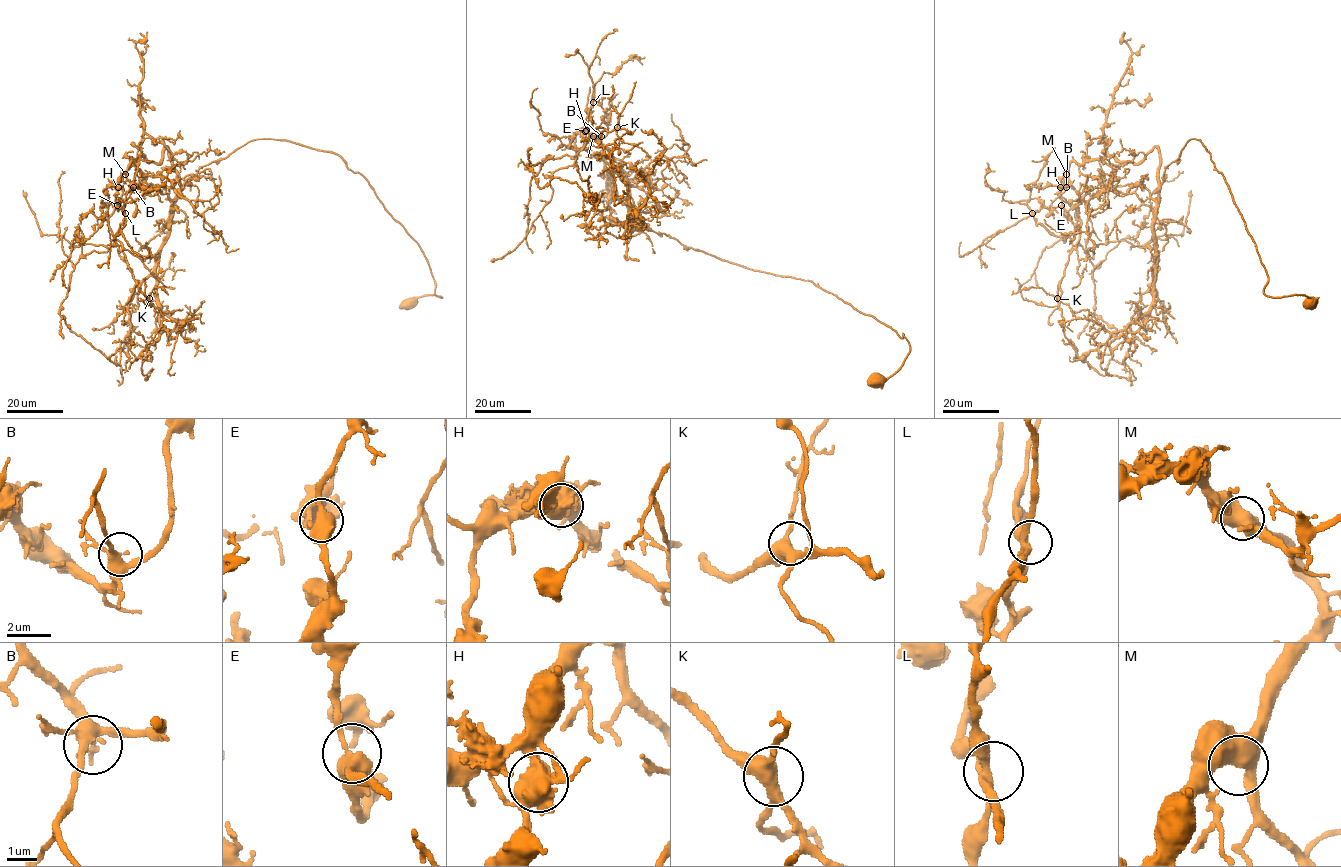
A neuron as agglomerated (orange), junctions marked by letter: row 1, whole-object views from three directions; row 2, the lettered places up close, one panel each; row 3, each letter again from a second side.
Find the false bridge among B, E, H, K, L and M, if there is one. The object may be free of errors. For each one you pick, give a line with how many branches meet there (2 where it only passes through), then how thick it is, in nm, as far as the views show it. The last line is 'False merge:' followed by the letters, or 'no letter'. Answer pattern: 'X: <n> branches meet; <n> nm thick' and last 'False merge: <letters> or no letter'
H: 5 branches meet; 600 nm thick
False merge: H

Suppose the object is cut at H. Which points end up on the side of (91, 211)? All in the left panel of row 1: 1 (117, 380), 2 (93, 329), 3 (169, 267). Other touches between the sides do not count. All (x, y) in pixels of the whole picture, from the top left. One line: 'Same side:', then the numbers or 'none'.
Same side: 1

